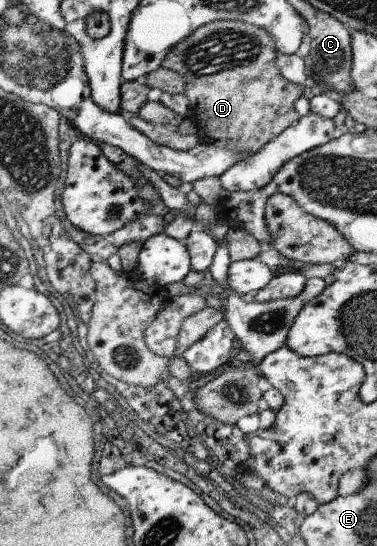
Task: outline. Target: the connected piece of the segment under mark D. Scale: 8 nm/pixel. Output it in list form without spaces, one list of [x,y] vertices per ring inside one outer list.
[[[222,19],[197,28],[173,46],[161,66],[185,78],[183,93],[191,104],[189,116],[198,128],[202,127],[208,136],[214,137],[215,143],[221,143],[232,151],[255,153],[300,118],[294,102],[302,96],[304,85],[290,82],[282,76],[276,64],[275,45],[275,39],[267,30],[242,21]]]

